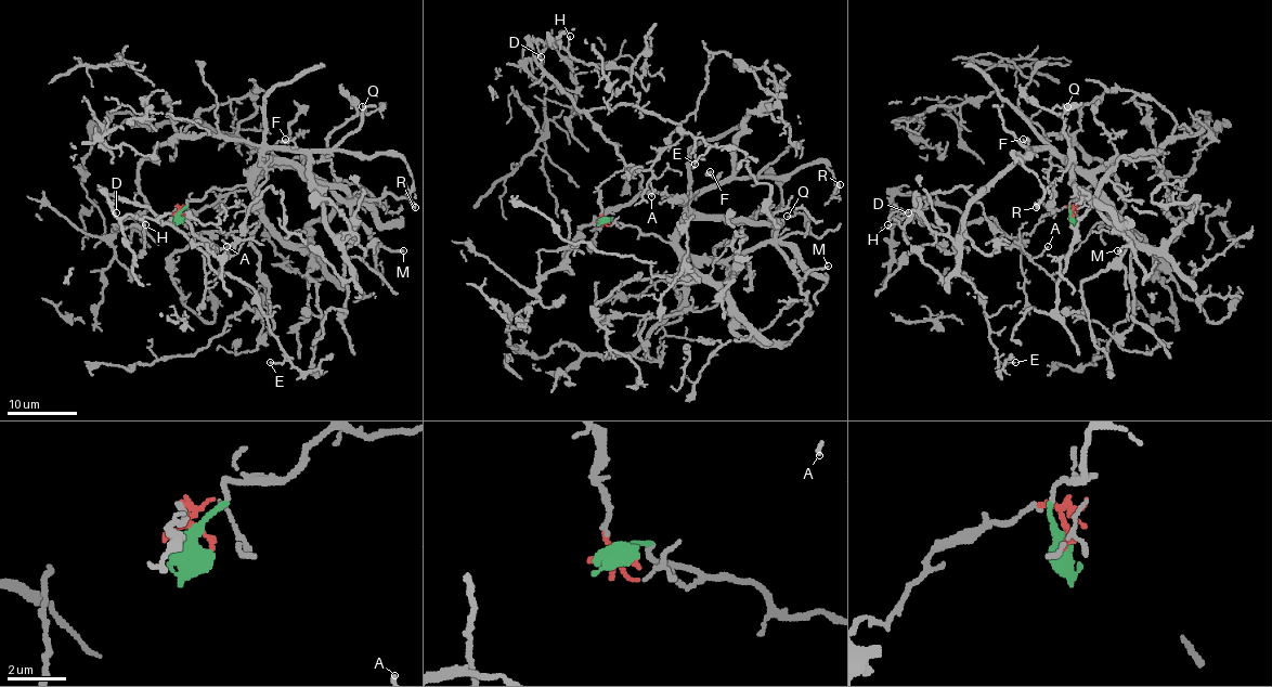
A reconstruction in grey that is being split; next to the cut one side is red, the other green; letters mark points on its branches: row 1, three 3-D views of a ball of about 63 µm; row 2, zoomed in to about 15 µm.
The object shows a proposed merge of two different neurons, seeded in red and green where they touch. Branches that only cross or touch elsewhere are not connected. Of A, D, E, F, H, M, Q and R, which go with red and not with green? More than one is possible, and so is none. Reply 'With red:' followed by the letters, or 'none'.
With red: A, D, E, H

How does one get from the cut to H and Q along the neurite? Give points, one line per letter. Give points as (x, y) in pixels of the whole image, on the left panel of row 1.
H: (184, 217), (177, 206), (171, 222), (199, 237), (184, 218), (161, 222), (107, 194), (118, 217), (145, 225)
Q: (184, 218), (187, 201), (246, 183), (265, 165), (306, 168), (334, 131), (370, 114), (363, 107)

